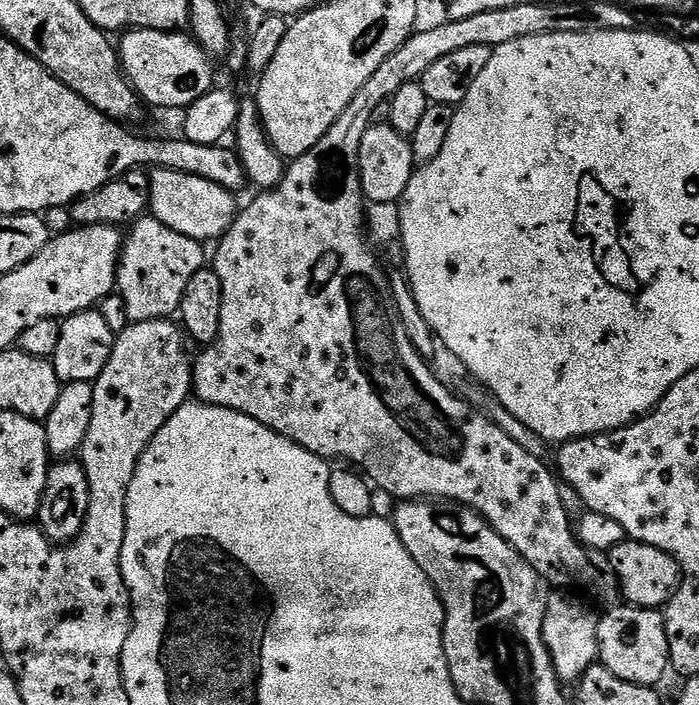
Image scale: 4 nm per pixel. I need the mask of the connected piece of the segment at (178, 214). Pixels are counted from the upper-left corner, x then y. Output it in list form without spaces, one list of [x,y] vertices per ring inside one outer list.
[[[152,168],[148,177],[150,182],[150,212],[159,222],[165,223],[170,230],[176,230],[187,238],[201,242],[219,241],[236,220],[238,211],[237,197],[206,178],[186,174],[169,168]]]

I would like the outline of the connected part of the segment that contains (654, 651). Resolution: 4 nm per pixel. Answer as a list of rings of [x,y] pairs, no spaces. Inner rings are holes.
[[[612,606],[599,617],[597,626],[597,646],[599,663],[618,674],[626,682],[659,685],[659,680],[670,672],[670,642],[664,625],[663,611],[655,608],[633,608]]]

